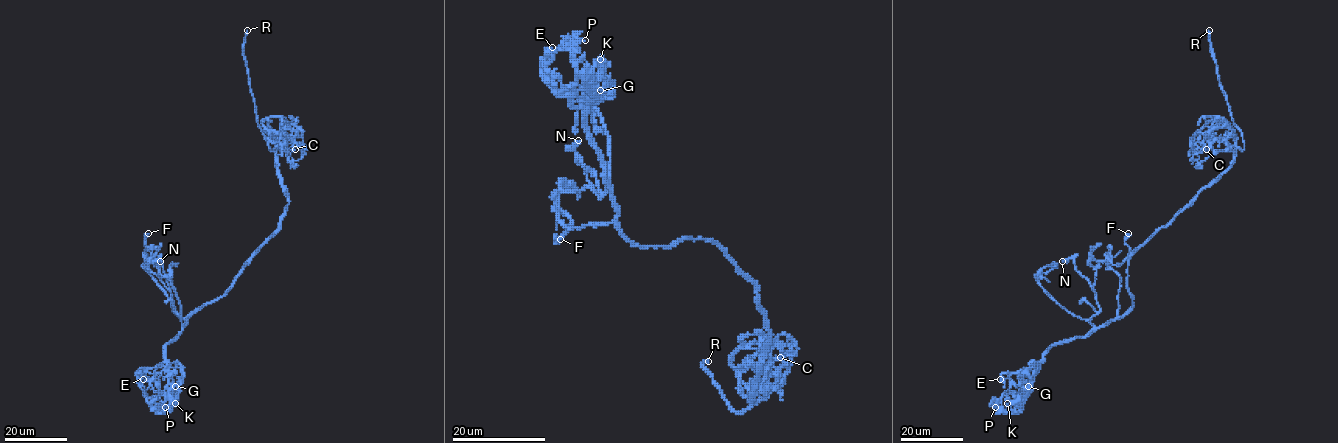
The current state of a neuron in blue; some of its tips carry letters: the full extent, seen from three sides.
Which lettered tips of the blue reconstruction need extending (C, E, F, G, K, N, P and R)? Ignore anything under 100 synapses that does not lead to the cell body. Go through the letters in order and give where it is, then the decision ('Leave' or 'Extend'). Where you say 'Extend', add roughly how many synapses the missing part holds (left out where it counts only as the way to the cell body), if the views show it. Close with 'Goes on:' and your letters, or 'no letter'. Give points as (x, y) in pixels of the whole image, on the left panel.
C: Place: (295, 149). Leave
E: Place: (143, 379). Leave
F: Place: (148, 233). Leave
G: Place: (175, 386). Leave
K: Place: (175, 403). Leave
N: Place: (160, 261). Leave
P: Place: (165, 407). Leave
R: Place: (247, 30). Extend
Goes on: R

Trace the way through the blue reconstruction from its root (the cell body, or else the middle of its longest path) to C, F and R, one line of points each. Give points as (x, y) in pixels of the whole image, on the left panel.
C: (253, 254), (278, 229), (288, 204), (275, 134), (267, 119), (263, 121), (287, 148), (295, 149)
F: (253, 254), (221, 296), (181, 319), (147, 270), (148, 262), (155, 264), (146, 253), (148, 233)
R: (253, 254), (278, 229), (288, 194), (276, 148), (269, 149), (257, 122), (243, 53), (247, 30)

